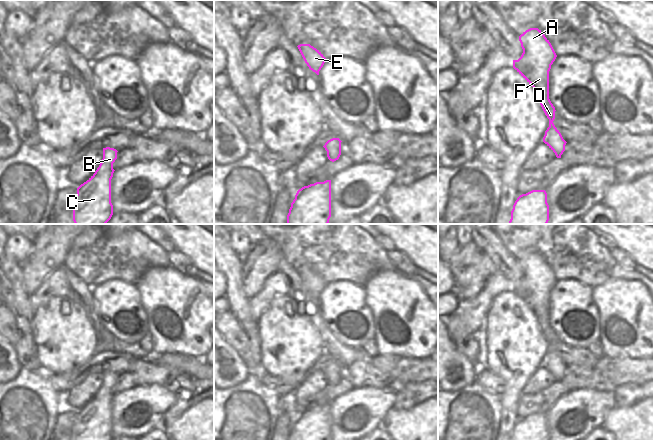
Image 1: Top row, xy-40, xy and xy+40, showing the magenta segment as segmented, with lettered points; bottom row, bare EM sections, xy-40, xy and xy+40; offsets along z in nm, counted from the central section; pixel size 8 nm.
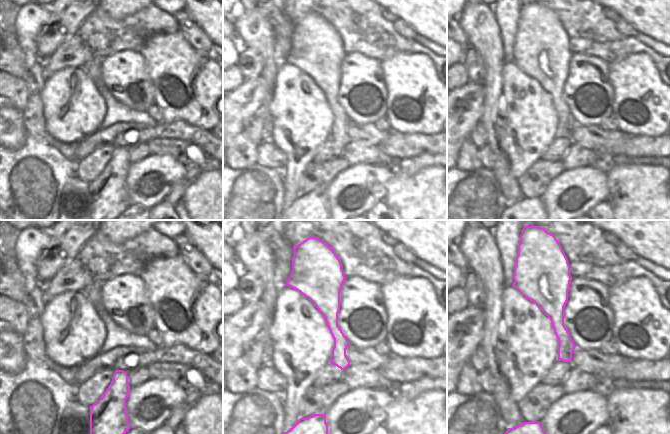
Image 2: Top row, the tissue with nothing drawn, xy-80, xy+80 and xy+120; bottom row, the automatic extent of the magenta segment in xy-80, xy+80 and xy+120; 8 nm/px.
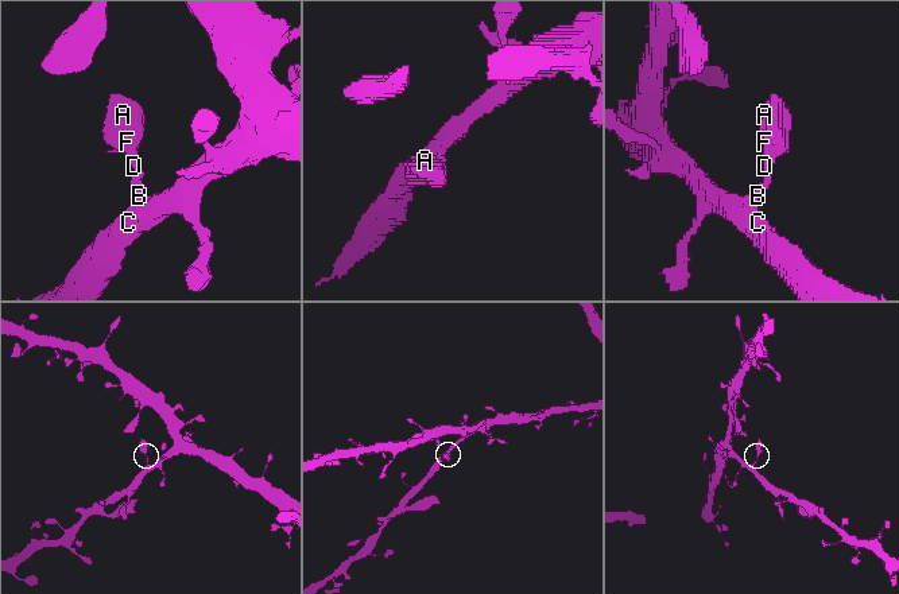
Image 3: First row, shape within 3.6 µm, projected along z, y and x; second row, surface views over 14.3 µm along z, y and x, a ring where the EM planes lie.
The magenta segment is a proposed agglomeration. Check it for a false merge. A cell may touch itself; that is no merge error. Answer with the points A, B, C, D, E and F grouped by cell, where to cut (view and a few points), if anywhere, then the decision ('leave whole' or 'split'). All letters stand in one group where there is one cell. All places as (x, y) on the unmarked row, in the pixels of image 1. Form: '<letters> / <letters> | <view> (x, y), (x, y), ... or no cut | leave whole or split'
A B C D E F | no cut | leave whole

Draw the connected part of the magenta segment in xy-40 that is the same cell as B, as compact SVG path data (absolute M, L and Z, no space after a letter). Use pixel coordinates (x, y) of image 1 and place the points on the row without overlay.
M103 372L103 383L95 397L77 412L73 440L112 440L111 403L117 374Z

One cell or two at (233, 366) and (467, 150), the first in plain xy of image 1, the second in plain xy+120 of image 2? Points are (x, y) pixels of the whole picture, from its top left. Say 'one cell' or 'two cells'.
one cell

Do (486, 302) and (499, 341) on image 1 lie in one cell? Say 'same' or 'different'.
different

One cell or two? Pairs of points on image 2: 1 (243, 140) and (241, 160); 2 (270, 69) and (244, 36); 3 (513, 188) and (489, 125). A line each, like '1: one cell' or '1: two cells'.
1: one cell
2: one cell
3: one cell

